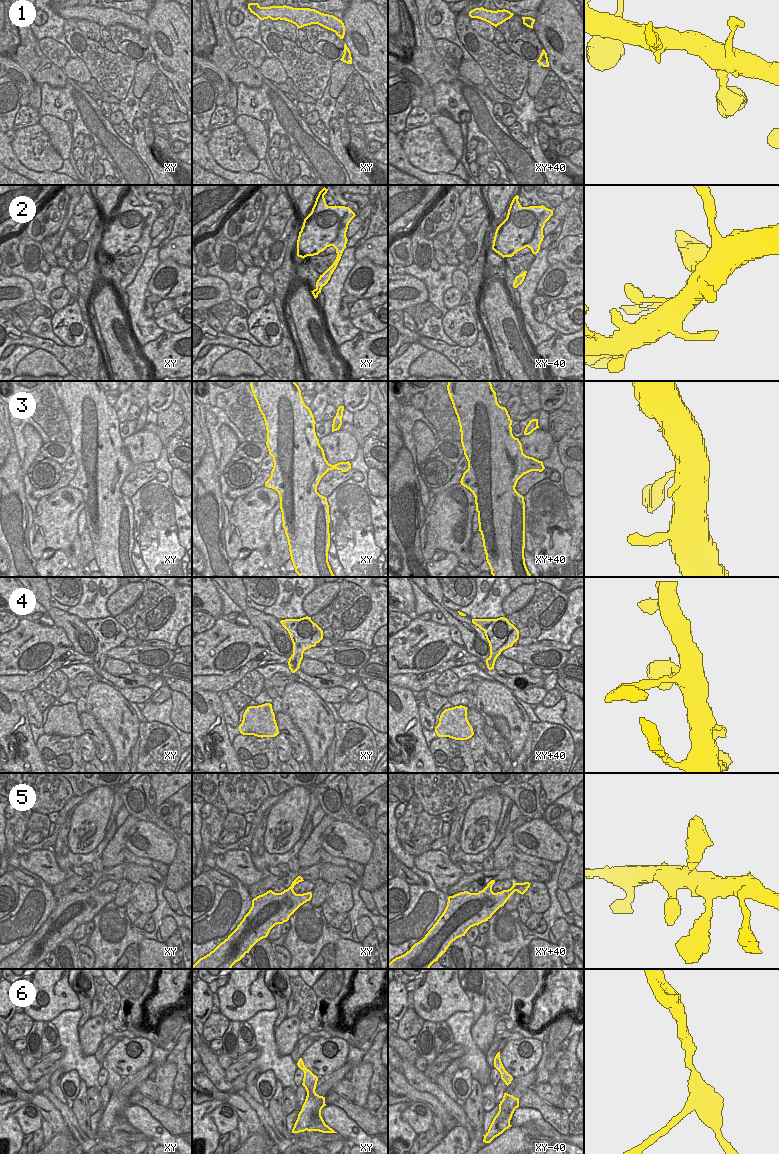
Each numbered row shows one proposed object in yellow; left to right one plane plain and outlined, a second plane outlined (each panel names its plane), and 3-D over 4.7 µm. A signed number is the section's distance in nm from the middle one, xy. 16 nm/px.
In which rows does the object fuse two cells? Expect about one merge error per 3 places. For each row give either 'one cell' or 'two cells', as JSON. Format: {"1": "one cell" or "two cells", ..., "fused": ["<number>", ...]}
{"1": "one cell", "2": "two cells", "3": "one cell", "4": "one cell", "5": "one cell", "6": "two cells", "fused": ["2", "6"]}

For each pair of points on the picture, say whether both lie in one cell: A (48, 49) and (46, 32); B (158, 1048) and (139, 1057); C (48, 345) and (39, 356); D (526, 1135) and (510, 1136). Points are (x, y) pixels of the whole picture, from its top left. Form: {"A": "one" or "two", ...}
{"A": "two", "B": "two", "C": "two", "D": "one"}

